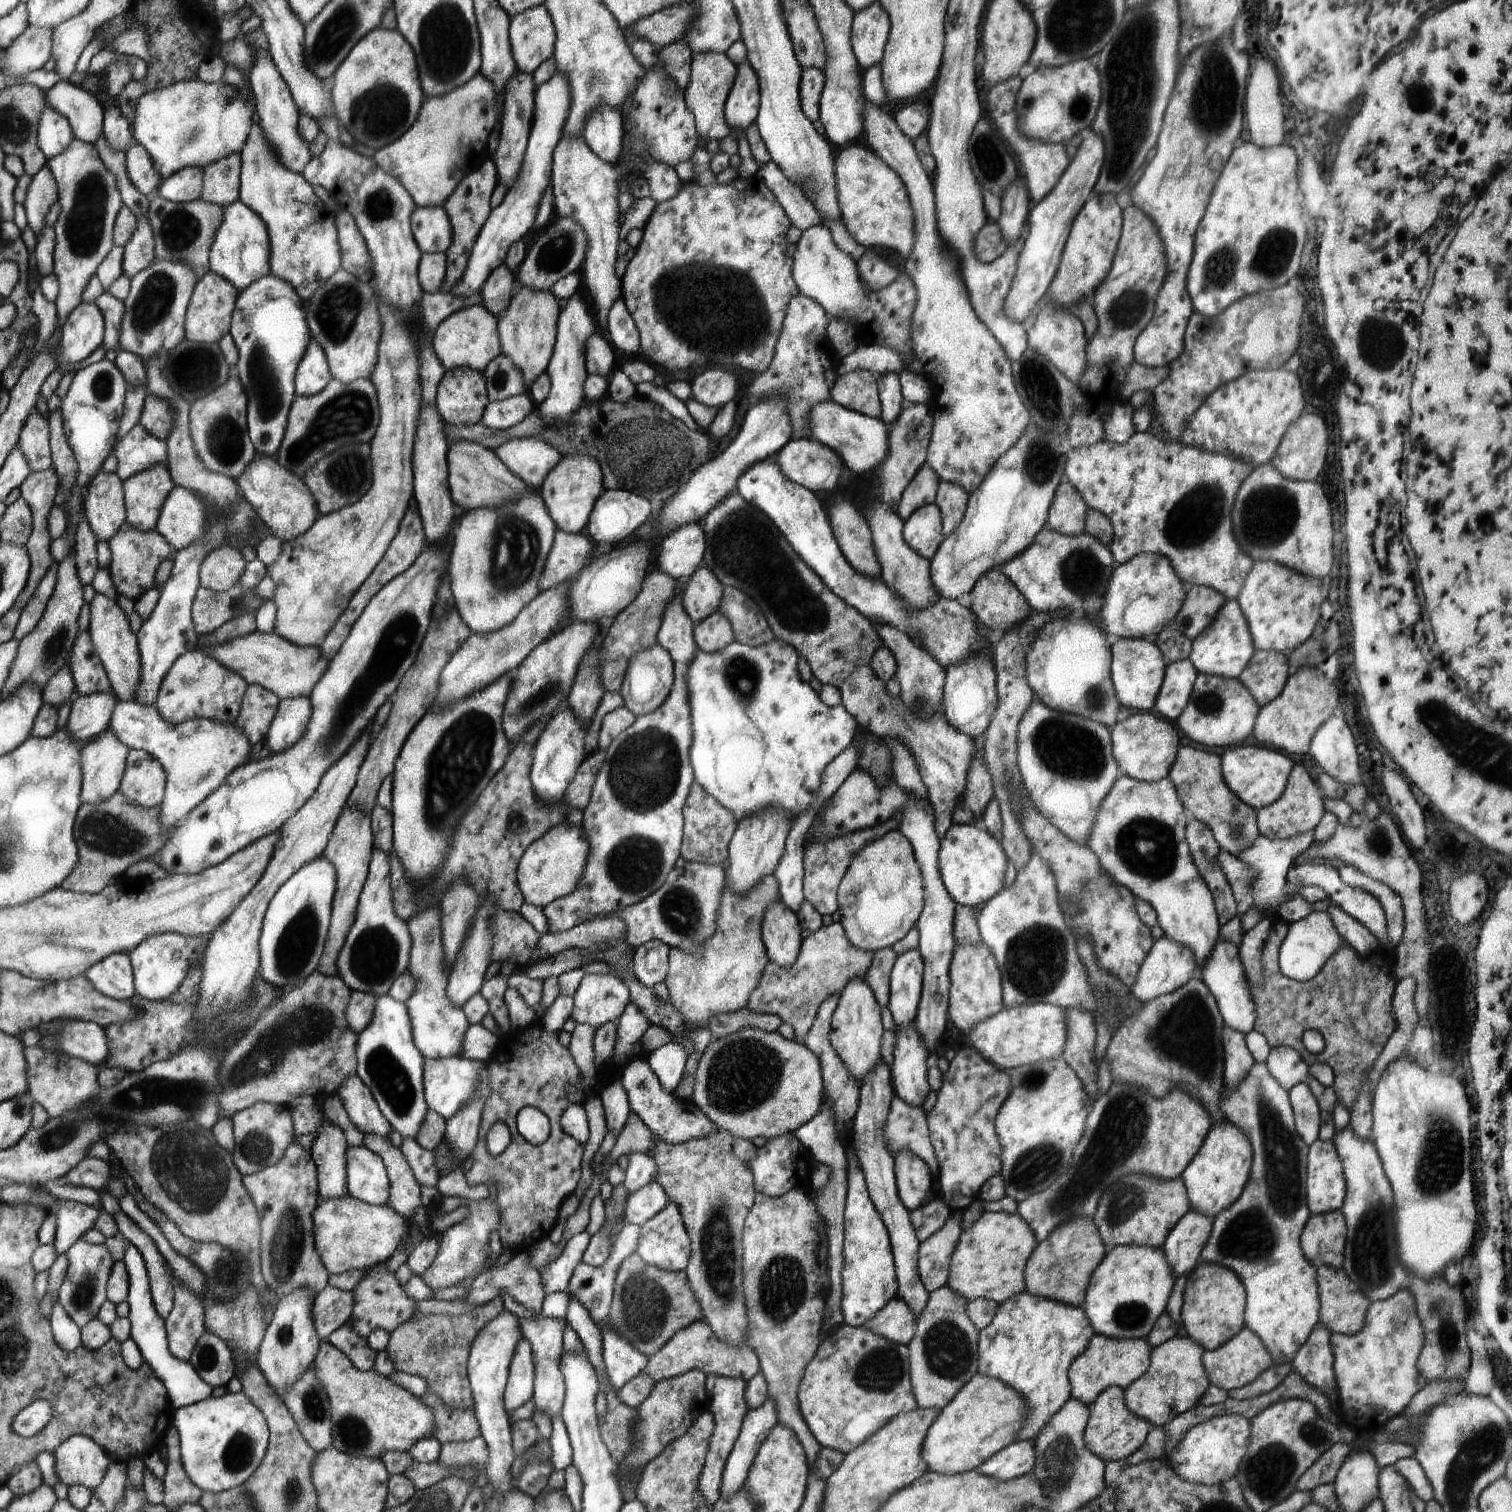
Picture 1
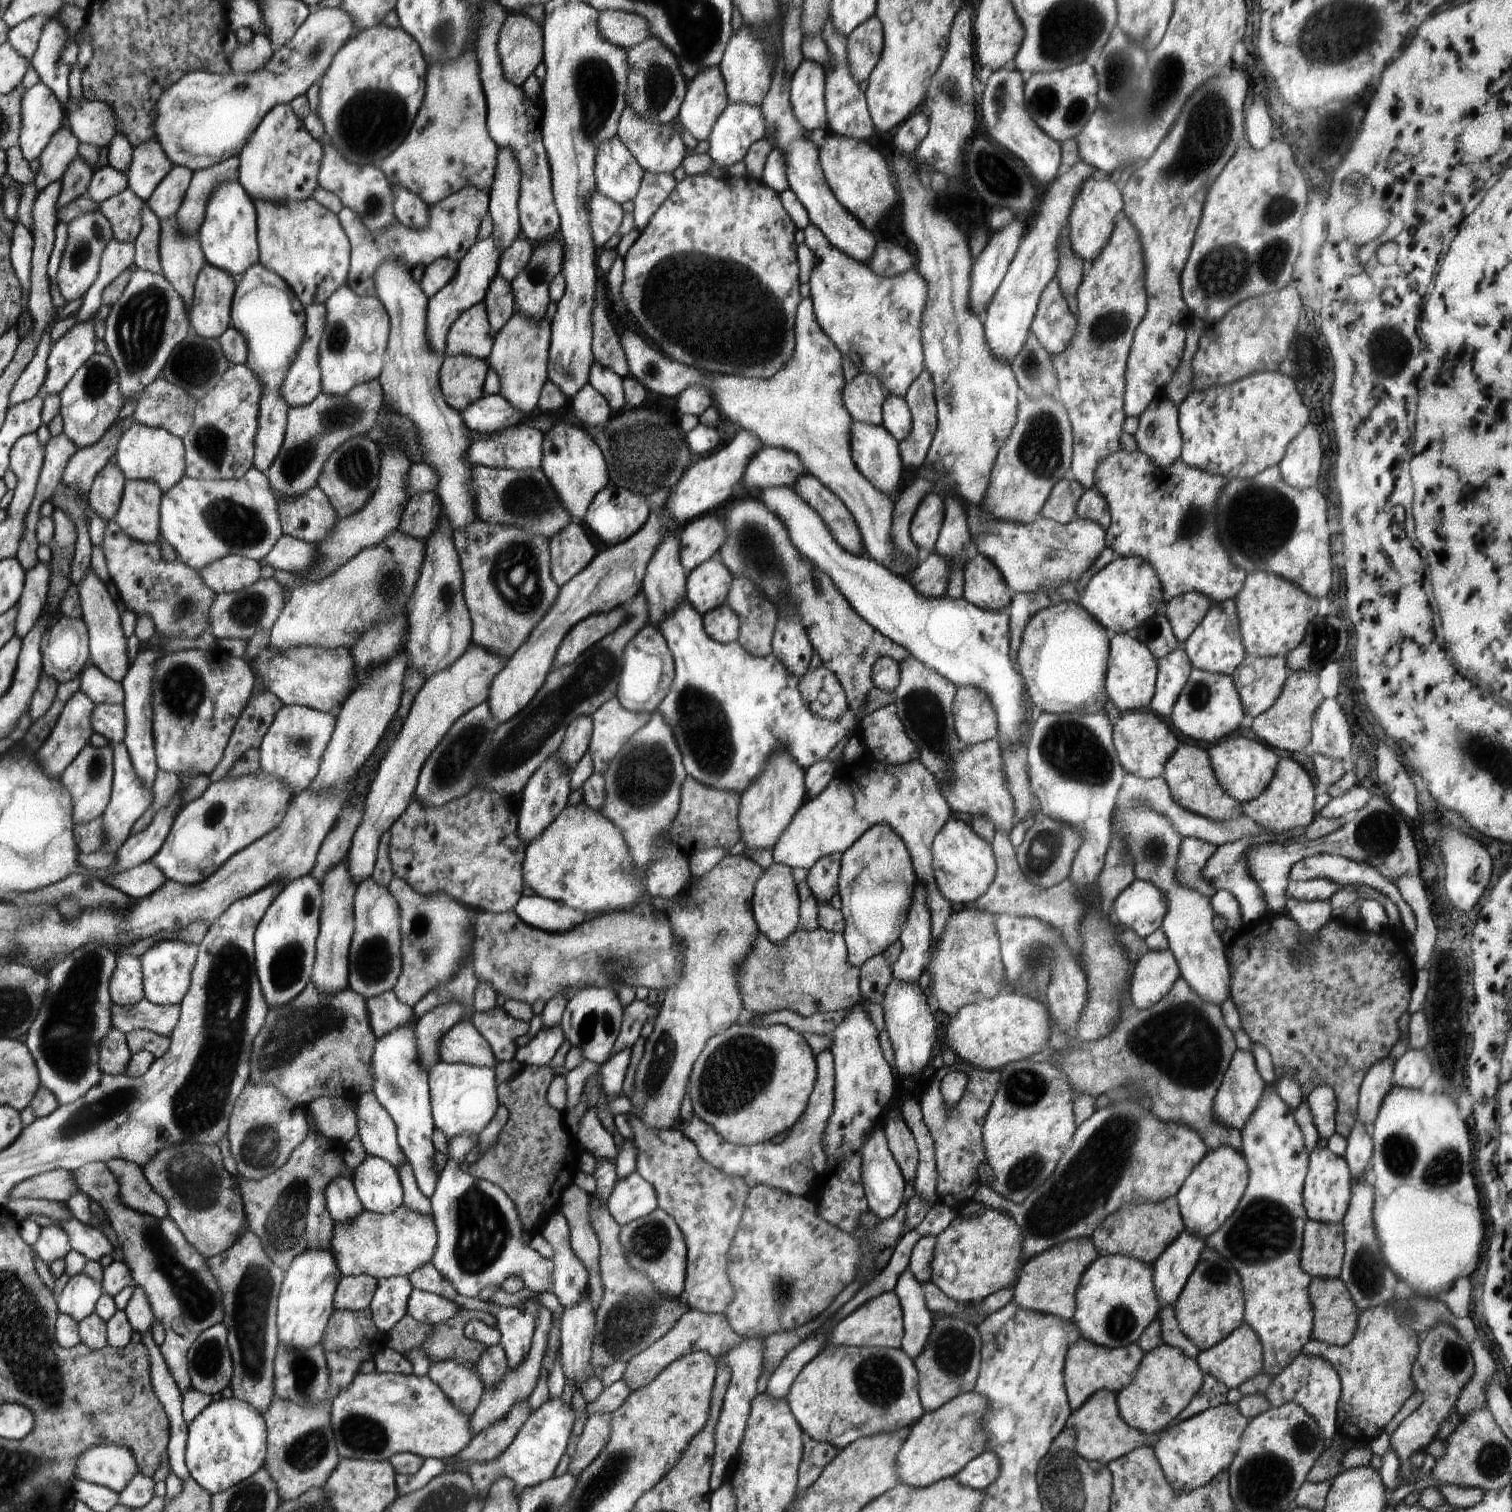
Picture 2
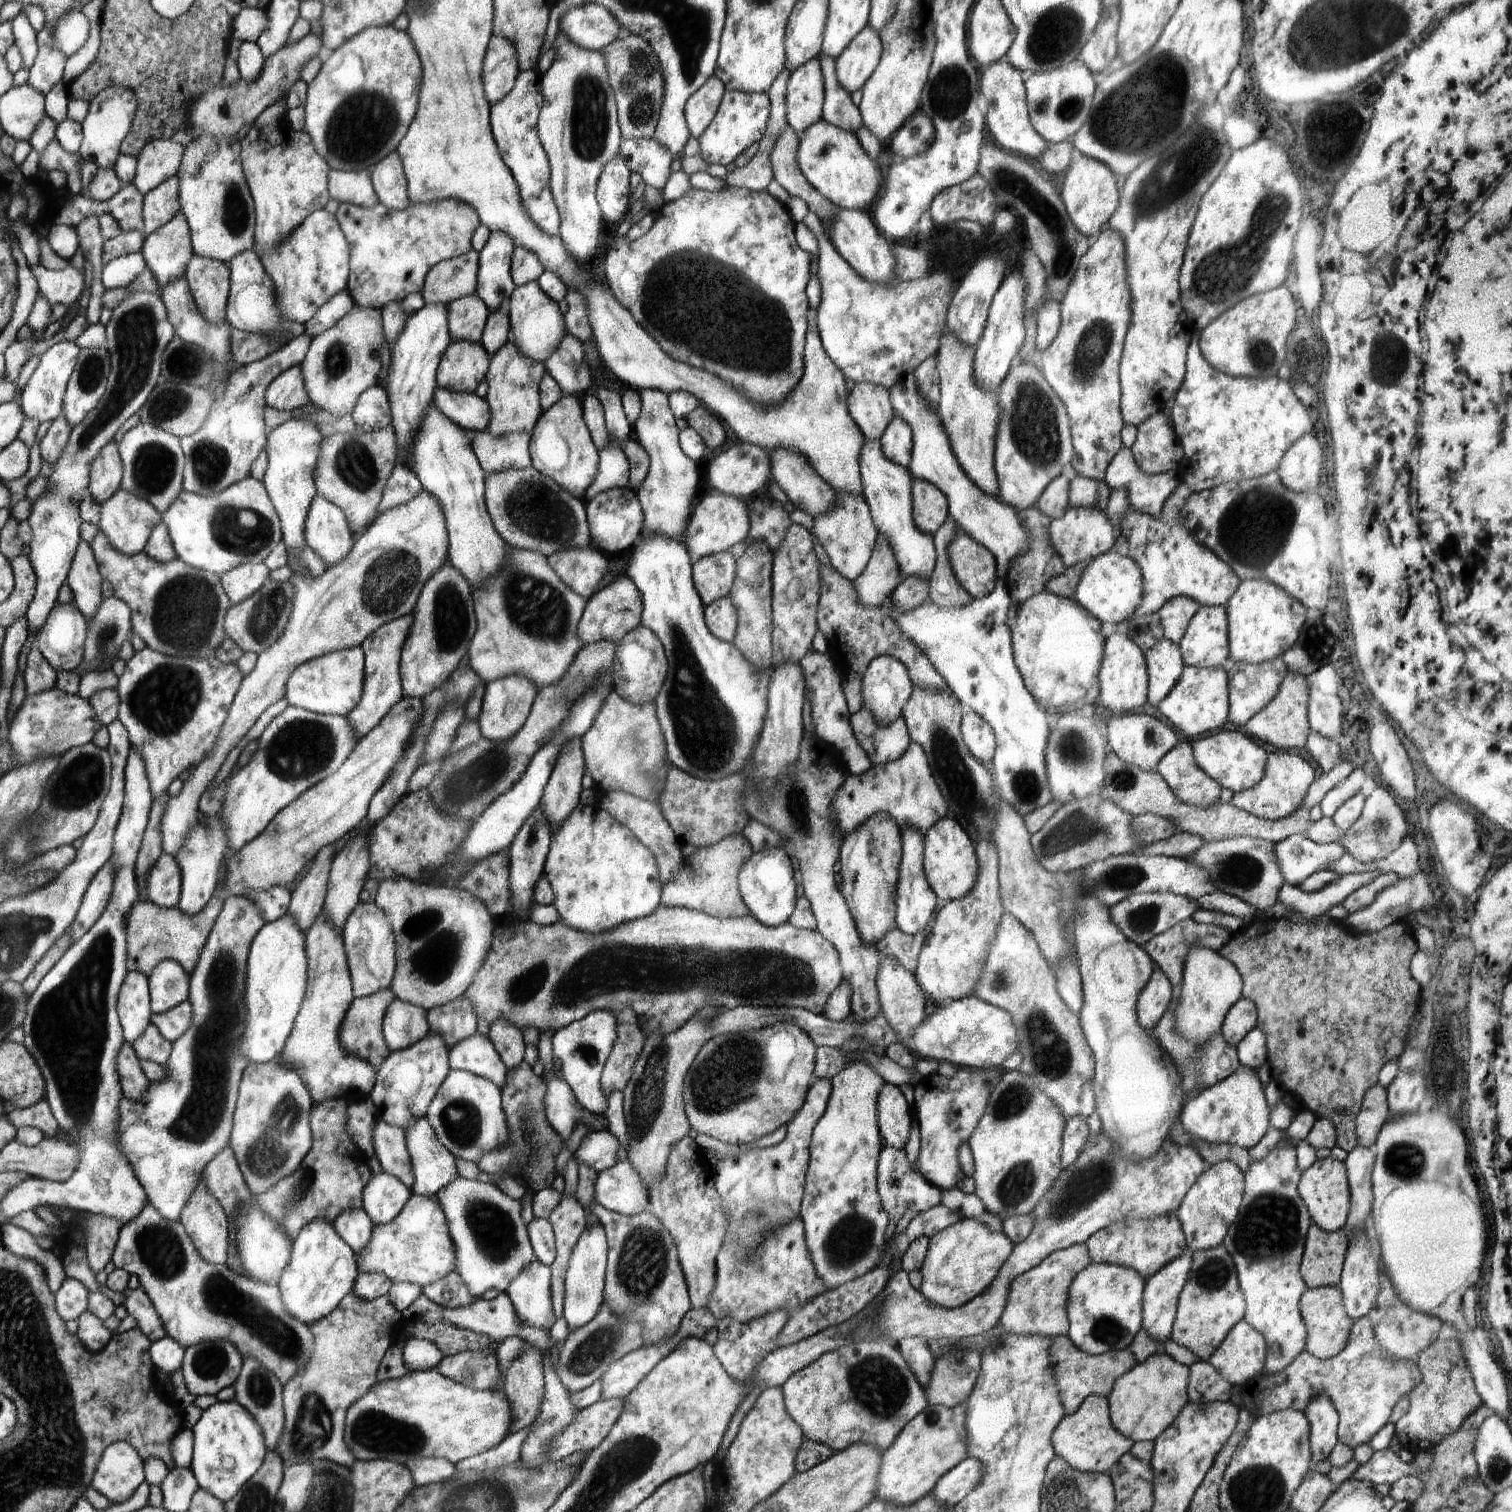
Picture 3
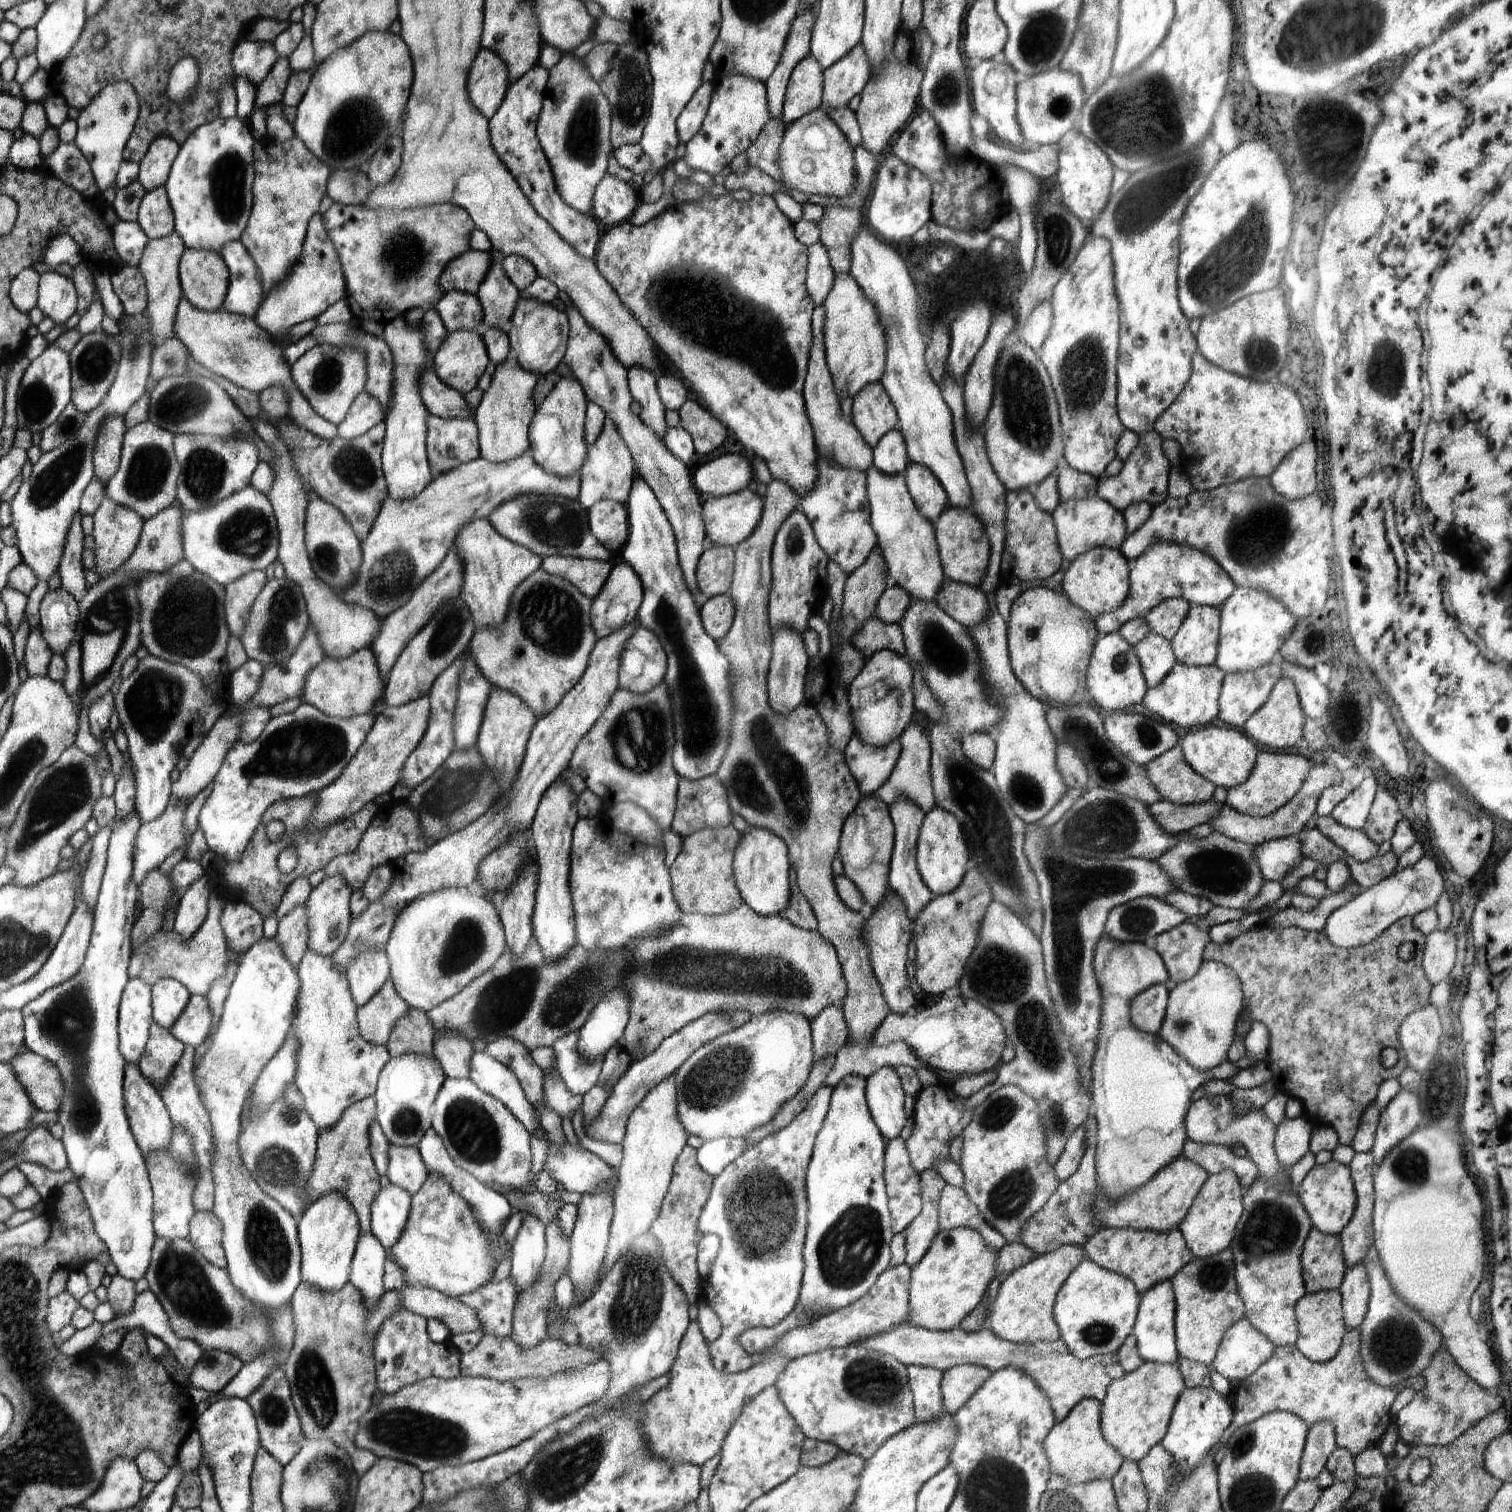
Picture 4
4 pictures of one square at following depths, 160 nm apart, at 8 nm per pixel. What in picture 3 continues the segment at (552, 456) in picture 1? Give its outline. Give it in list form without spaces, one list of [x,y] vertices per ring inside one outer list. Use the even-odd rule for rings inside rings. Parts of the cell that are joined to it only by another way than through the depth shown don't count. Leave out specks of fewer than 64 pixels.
[[[484,430],[477,433],[471,444],[486,474],[525,469],[533,464],[529,447],[532,434],[533,430],[496,436]]]

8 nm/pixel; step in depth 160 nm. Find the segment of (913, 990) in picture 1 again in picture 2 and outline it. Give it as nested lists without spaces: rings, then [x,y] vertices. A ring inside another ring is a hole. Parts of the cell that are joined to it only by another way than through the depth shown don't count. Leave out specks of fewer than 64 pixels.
[[[918,882],[914,888],[912,904],[899,940],[902,942],[902,953],[891,970],[896,980],[905,982],[920,981],[927,968],[930,943],[932,940],[932,916],[926,904],[926,888]]]

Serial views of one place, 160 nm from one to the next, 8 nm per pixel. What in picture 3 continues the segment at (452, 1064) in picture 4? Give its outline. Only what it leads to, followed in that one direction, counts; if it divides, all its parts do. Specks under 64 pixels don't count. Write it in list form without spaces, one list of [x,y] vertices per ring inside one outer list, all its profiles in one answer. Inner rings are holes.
[[[464,996],[427,1010],[429,1028],[443,1036],[450,1049],[477,1031],[477,1012],[473,1002]]]

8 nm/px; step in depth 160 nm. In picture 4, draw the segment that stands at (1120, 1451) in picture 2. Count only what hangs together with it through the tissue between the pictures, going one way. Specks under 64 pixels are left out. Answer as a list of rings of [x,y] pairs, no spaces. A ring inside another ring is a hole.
[[[1092,1398],[1078,1402],[1065,1420],[1056,1423],[1043,1443],[1048,1456],[1050,1473],[1062,1476],[1070,1484],[1082,1484],[1092,1480],[1112,1480],[1123,1464],[1118,1450],[1110,1446],[1102,1436],[1101,1403]]]

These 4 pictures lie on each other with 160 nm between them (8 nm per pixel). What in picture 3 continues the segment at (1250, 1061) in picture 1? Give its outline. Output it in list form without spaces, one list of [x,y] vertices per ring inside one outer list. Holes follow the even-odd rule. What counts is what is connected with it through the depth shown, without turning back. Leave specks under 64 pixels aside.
[[[1241,1064],[1234,1074],[1203,1090],[1181,1108],[1179,1116],[1182,1124],[1198,1140],[1235,1144],[1250,1150],[1271,1126],[1271,1110],[1264,1098],[1264,1088],[1257,1071]]]

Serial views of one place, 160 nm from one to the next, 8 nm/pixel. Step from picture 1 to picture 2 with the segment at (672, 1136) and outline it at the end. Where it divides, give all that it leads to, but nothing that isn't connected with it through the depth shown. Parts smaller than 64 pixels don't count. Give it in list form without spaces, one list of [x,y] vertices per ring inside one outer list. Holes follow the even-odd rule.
[[[822,1050],[816,1060],[817,1085],[809,1097],[809,1105],[801,1119],[790,1128],[786,1139],[780,1143],[772,1144],[768,1141],[752,1146],[732,1144],[712,1125],[706,1124],[704,1120],[698,1120],[694,1115],[688,1122],[678,1119],[673,1128],[681,1129],[700,1150],[701,1157],[720,1172],[742,1178],[750,1186],[770,1186],[790,1196],[808,1196],[812,1184],[826,1171],[828,1161],[822,1140],[825,1140],[828,1118],[833,1115],[836,1095],[836,1062],[833,1060],[833,1053],[830,1050]]]

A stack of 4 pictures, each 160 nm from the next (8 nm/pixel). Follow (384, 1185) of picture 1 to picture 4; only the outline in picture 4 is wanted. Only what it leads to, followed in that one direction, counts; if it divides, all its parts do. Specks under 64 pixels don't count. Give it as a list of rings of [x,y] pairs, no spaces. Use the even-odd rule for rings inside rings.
[[[390,1184],[382,1188],[372,1210],[372,1235],[385,1250],[397,1246],[405,1234],[412,1211],[412,1197],[404,1188]]]

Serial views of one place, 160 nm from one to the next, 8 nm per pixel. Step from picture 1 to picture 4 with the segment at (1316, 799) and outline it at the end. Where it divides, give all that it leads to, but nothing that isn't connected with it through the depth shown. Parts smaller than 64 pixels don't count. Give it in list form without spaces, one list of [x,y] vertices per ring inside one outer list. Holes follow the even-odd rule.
[[[1257,752],[1256,761],[1248,780],[1235,788],[1228,788],[1226,806],[1251,817],[1266,817],[1290,802],[1304,784],[1312,762],[1299,754]]]

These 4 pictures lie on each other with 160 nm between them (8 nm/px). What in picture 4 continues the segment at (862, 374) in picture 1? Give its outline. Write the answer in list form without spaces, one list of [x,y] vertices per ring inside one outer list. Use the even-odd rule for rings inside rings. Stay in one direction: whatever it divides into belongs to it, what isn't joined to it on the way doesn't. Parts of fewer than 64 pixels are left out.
[[[880,382],[862,388],[853,400],[853,424],[863,440],[874,449],[888,432],[897,428],[896,408]]]

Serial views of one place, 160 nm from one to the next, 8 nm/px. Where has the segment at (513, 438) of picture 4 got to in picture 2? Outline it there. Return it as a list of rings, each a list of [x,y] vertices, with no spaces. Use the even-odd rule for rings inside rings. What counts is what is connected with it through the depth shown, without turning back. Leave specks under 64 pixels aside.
[[[515,312],[514,316],[506,322],[506,326],[496,334],[496,342],[493,344],[493,351],[489,360],[490,368],[496,372],[496,376],[500,380],[500,392],[498,392],[498,395],[508,400],[514,408],[518,408],[524,414],[524,418],[528,418],[540,402],[541,392],[547,383],[546,378],[549,378],[549,376],[546,376],[546,364],[549,364],[548,348],[551,347],[550,320],[548,318],[540,318],[536,322],[536,320],[530,320],[530,318]]]

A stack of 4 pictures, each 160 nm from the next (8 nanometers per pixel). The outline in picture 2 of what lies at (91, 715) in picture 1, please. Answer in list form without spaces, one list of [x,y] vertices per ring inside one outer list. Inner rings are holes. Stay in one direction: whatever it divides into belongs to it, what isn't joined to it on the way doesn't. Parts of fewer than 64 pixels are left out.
[[[80,690],[74,692],[74,694],[66,702],[64,710],[60,714],[59,720],[56,722],[56,726],[50,736],[46,738],[42,746],[34,753],[34,758],[38,761],[38,764],[42,765],[44,772],[52,778],[59,780],[62,772],[72,763],[72,760],[80,753],[80,750],[89,744],[91,736],[95,733],[90,726],[90,714],[94,710],[94,702],[88,699],[86,694],[83,694]]]

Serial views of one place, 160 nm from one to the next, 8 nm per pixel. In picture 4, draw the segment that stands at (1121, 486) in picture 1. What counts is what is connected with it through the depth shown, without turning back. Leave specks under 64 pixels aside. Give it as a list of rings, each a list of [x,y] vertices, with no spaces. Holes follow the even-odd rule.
[[[1160,541],[1150,544],[1150,548],[1134,560],[1129,570],[1129,582],[1128,597],[1119,608],[1093,617],[1092,623],[1098,635],[1118,633],[1129,620],[1145,618],[1162,600],[1180,598],[1190,605],[1220,610],[1236,588],[1226,572],[1204,552]]]

